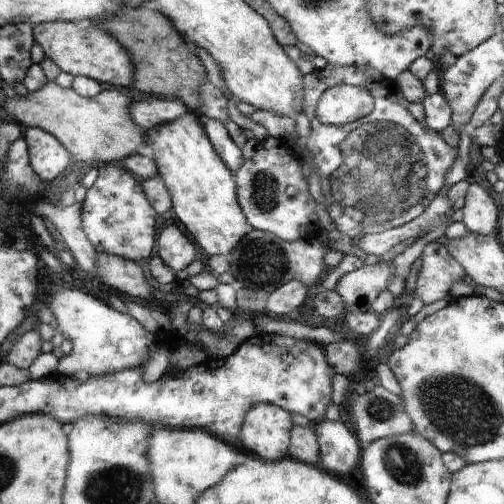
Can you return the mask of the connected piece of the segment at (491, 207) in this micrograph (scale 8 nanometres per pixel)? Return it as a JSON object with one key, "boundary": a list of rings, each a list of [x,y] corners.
{"boundary":[[[471,178],[466,194],[466,204],[462,208],[462,222],[470,233],[480,235],[496,234],[501,209],[494,203],[490,194]]]}

